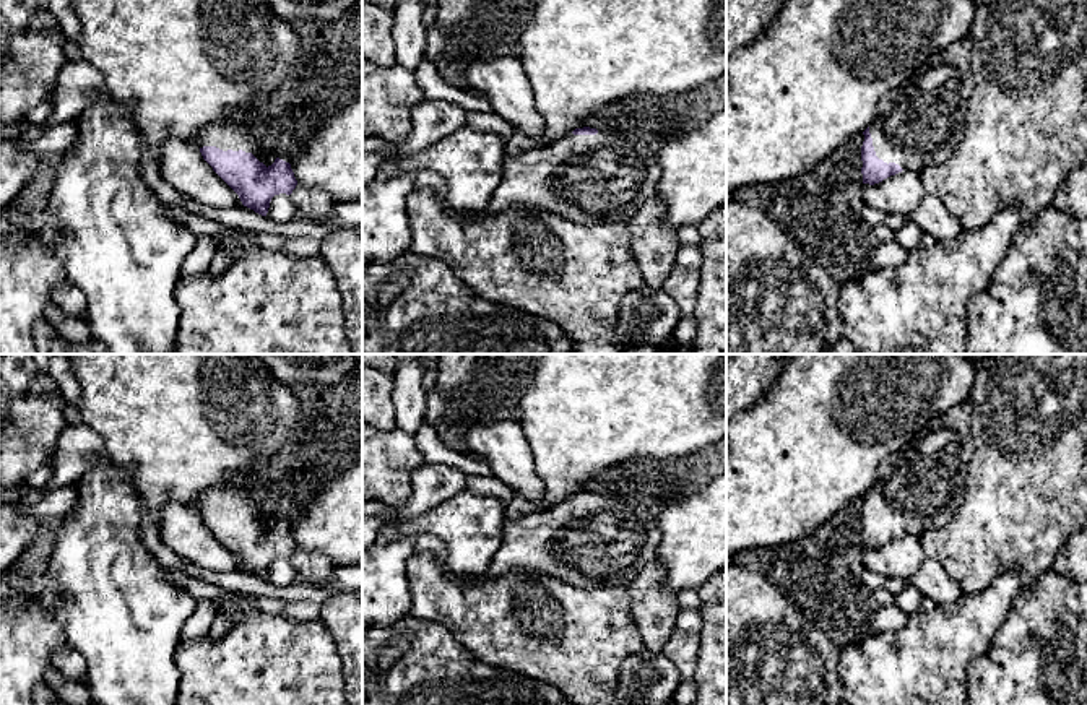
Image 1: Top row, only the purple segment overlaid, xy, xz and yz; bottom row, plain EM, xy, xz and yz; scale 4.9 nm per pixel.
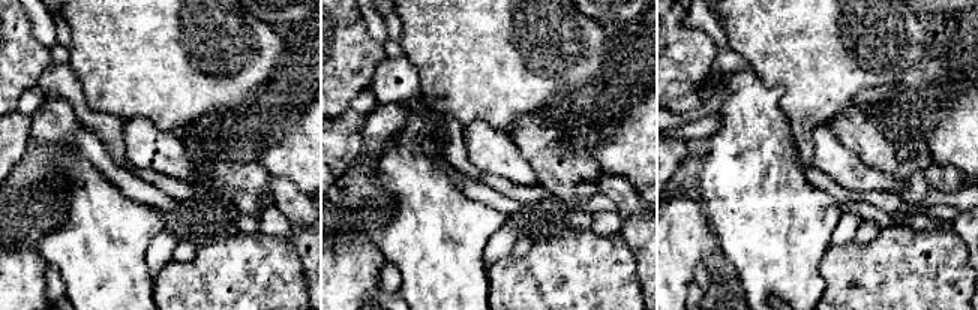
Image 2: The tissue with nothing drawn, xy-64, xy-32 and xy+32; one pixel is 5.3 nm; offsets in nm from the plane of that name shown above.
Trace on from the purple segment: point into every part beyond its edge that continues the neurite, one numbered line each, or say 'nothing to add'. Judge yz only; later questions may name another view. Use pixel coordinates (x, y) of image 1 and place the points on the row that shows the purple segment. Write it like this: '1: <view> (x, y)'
1: yz (920, 124)

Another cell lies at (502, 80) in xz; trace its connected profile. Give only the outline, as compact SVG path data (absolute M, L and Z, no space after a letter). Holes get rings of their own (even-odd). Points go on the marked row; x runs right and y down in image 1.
M520 57L478 58L468 67L466 76L471 89L491 102L494 114L533 140L541 136L544 120L535 107L531 83Z

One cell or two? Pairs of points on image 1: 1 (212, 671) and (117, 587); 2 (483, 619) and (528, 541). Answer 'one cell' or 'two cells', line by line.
1: two cells
2: two cells

